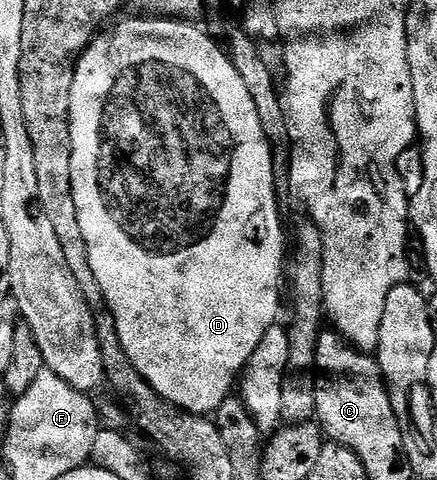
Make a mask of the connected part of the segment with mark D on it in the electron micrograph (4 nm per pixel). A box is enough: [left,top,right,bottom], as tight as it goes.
[70,16,290,416]

